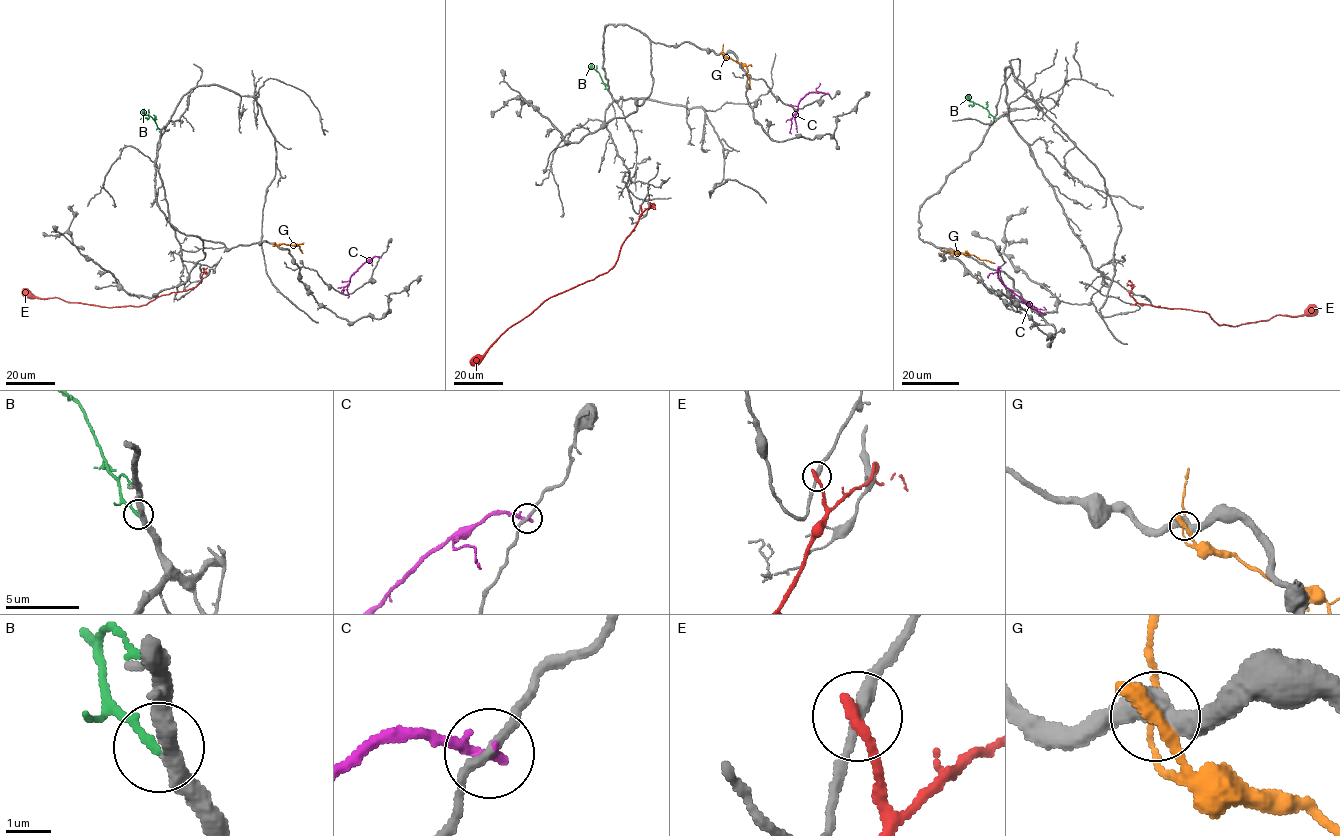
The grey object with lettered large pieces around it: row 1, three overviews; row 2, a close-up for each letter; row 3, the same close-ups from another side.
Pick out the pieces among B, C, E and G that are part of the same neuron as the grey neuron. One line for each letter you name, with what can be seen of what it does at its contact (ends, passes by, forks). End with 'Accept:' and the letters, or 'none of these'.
B: It ends there
Accept: B

